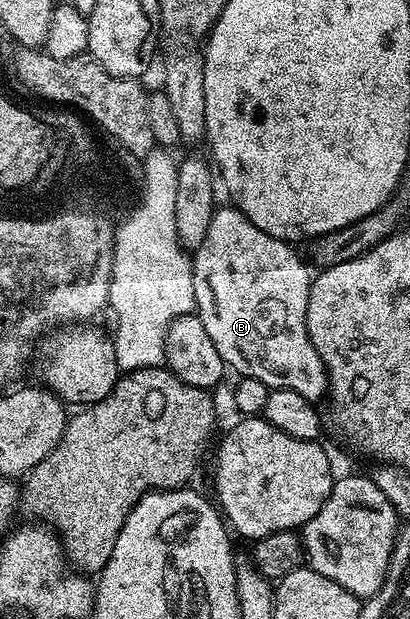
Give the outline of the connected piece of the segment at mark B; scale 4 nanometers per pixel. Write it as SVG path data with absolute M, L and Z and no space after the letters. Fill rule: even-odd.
M234 207L226 208L216 208L213 219L209 223L209 229L205 231L205 239L201 239L201 243L193 251L191 266L193 267L195 313L201 319L209 339L213 339L213 347L217 347L217 355L221 355L224 366L228 370L236 369L236 374L239 377L261 379L261 383L265 383L270 390L288 389L289 391L297 391L297 395L305 395L305 399L316 403L322 402L322 397L324 400L328 396L327 372L321 363L321 355L317 355L317 351L309 339L309 331L307 330L307 300L309 299L309 291L313 280L312 270L307 270L306 263L295 254L296 246L294 244L277 239L273 235L265 235L265 231L261 231L261 227L253 227L253 223L249 223L245 219L245 215L241 210Z

